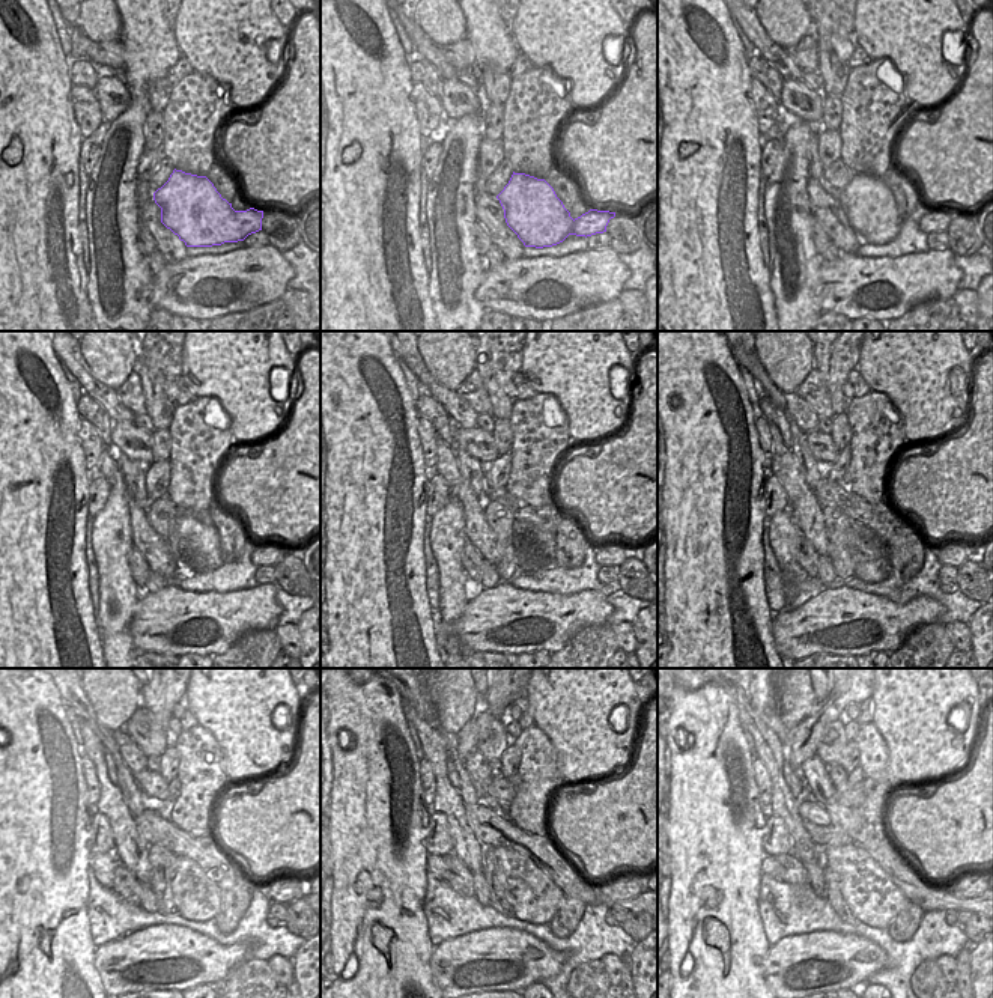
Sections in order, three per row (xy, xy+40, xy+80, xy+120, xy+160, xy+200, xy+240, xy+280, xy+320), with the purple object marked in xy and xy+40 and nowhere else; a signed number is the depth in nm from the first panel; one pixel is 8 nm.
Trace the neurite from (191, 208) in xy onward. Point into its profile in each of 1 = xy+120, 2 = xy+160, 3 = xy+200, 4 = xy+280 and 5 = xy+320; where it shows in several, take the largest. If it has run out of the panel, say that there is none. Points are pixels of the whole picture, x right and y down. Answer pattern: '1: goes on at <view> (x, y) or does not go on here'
1: goes on at xy+120 (196, 547)
2: goes on at xy+160 (610, 554)
3: goes on at xy+200 (953, 553)
4: goes on at xy+280 (625, 885)
5: goes on at xy+320 (963, 887)

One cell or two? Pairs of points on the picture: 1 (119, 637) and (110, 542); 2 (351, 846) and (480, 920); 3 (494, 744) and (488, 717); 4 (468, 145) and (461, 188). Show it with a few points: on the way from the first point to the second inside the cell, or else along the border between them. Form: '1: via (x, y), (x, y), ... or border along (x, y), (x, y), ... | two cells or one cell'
1: via (119, 613), (113, 566) | one cell
2: border along (425, 872), (426, 924) | two cells
3: via (492, 738), (488, 723) | one cell
4: via (462, 155), (461, 178) | one cell

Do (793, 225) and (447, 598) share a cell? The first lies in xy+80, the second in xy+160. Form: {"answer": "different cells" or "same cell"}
{"answer": "same cell"}

